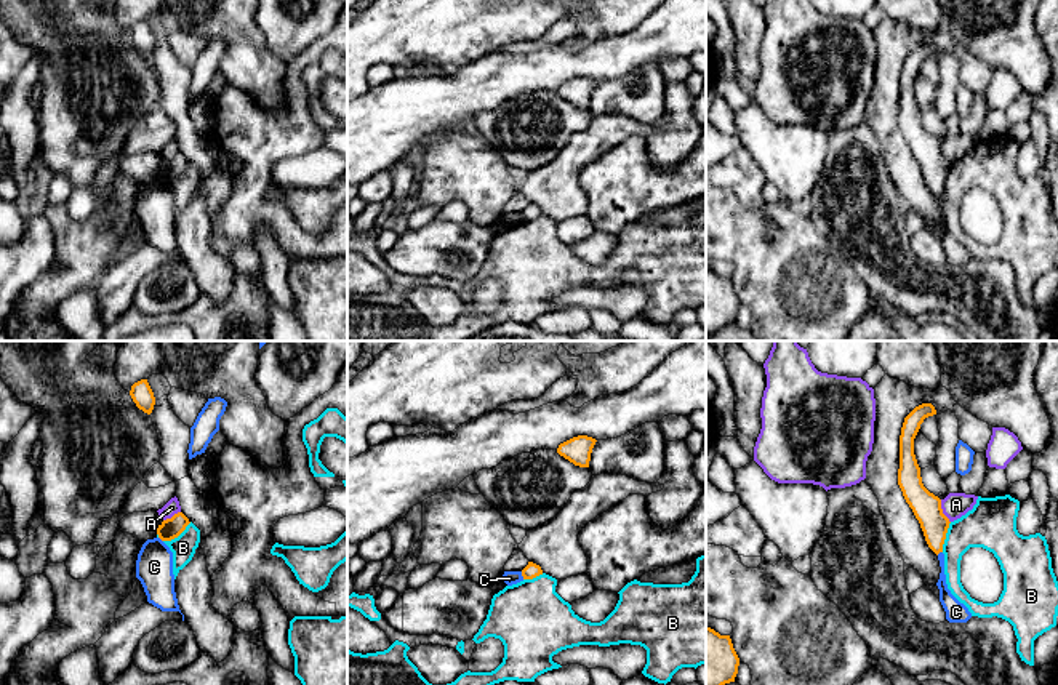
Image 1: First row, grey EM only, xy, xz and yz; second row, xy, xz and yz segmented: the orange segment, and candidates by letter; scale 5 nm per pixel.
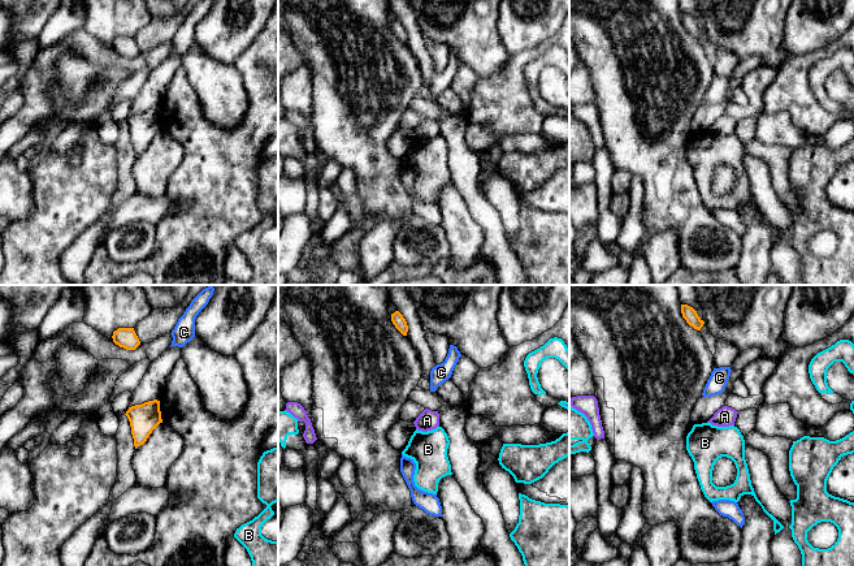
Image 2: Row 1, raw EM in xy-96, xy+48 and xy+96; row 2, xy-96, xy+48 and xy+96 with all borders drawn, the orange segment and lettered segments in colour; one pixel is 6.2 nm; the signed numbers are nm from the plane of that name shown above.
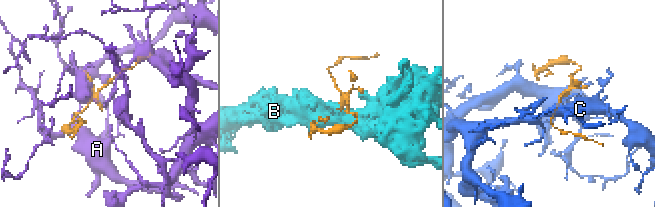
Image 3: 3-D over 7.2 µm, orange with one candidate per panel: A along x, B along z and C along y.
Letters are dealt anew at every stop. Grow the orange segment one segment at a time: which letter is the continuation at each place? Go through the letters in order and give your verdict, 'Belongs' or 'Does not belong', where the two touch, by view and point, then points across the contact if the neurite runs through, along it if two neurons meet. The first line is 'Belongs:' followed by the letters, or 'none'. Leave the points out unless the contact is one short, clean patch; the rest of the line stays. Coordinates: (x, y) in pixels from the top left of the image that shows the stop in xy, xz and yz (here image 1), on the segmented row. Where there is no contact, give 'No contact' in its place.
Belongs: none
A: Does not belong. Touches orange at yz (941, 511)
B: Does not belong. Touches orange at yz (945, 536). Boundary: yz (951, 522), (941, 551)
C: Does not belong. Touches orange at xz (522, 575). Boundary: xz (520, 572), (524, 578)

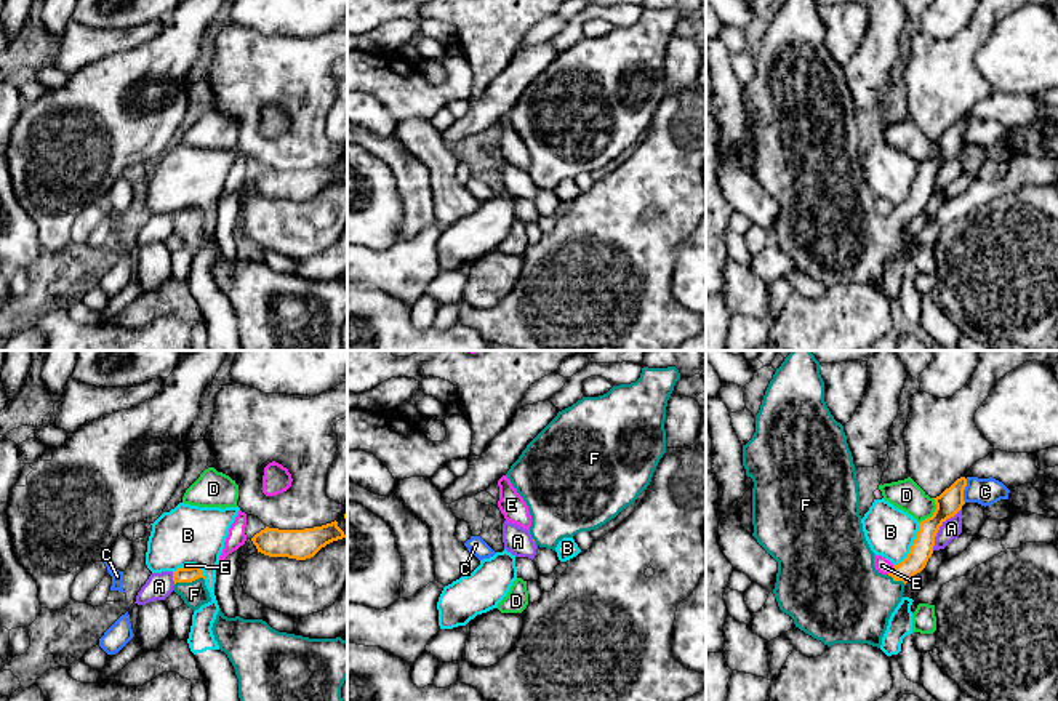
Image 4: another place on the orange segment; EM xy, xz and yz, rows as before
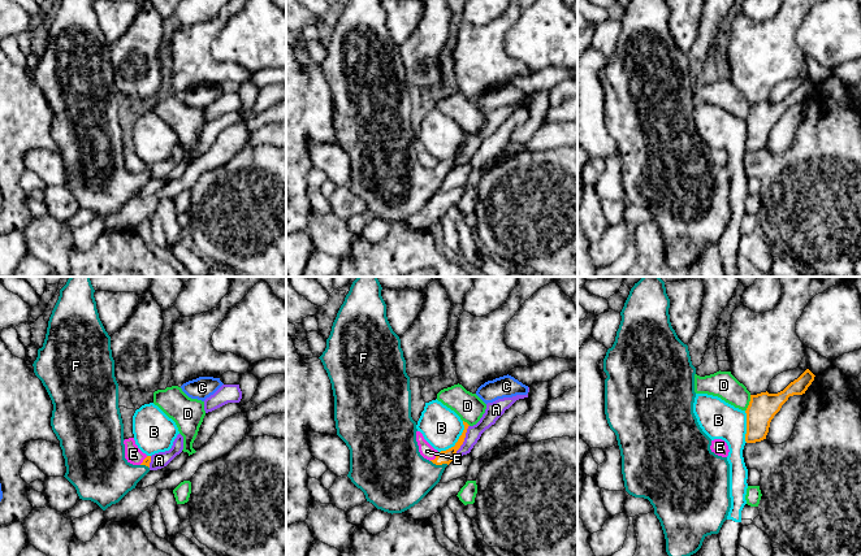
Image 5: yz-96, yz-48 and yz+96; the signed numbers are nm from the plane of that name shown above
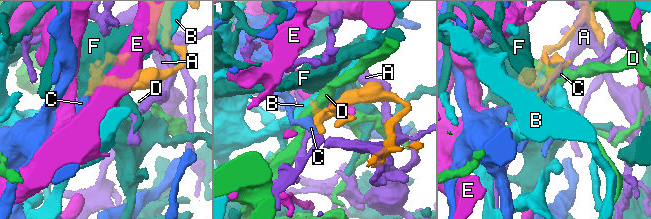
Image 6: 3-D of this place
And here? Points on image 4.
Belongs: F
A: Does not belong. Touches orange at yz (938, 528)
B: Does not belong. Touches orange at yz (911, 546). Boundary: yz (919, 522), (919, 530), (909, 552), (893, 565)
C: Does not belong. Touches orange at yz (964, 488). Boundary: yz (967, 479), (964, 501)
D: Does not belong. Touches orange at yz (933, 512). Boundary: yz (933, 498), (933, 512), (919, 522)
E: Does not belong. Touches orange at yz (892, 570)
F: Belongs. Touches orange at xy (189, 581). Path across: xy (181, 575), (189, 581), (194, 594)

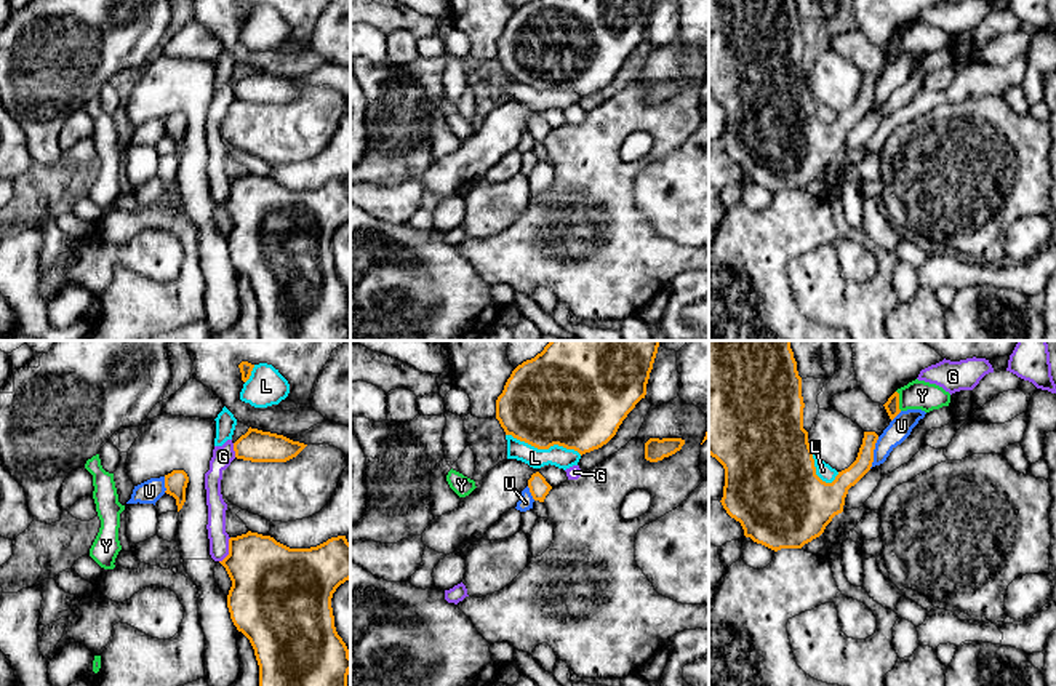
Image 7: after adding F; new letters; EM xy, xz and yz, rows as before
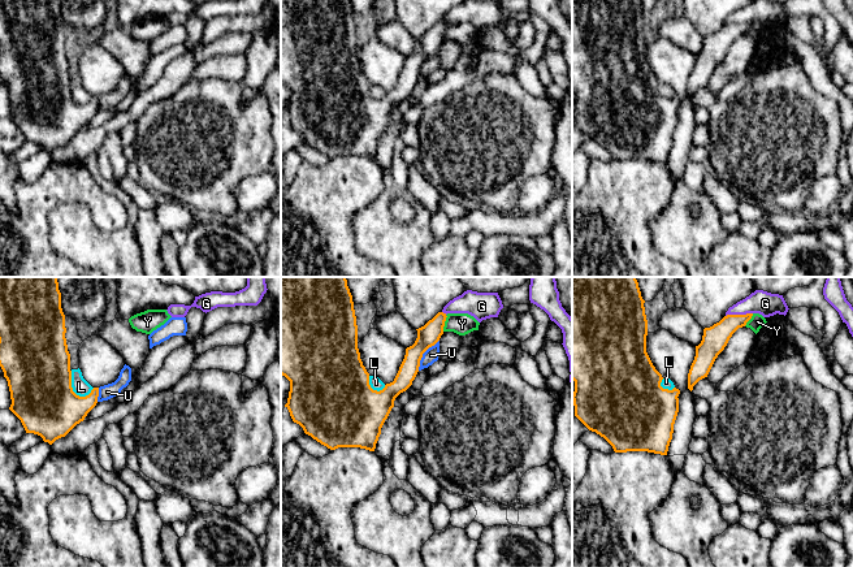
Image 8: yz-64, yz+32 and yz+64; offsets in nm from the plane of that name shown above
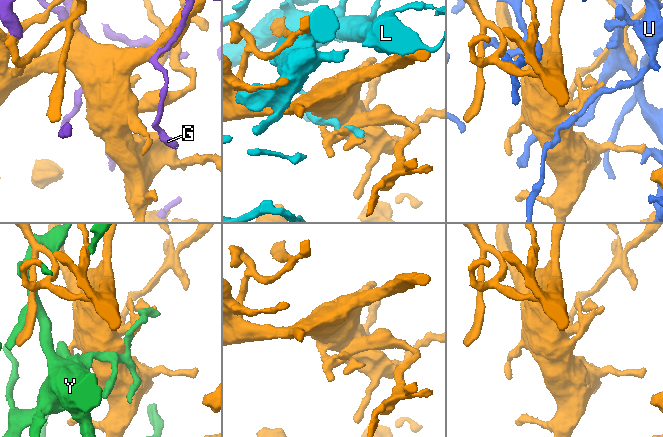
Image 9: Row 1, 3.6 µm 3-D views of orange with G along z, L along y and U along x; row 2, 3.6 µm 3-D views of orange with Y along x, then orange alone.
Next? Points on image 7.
Belongs: none
G: Does not belong. Touches orange at xy (229, 550)
L: Does not belong. Touches orange at xz (544, 448)
U: Does not belong. Touches orange at yz (872, 453)
Y: Does not belong. Touches orange at yz (898, 400)

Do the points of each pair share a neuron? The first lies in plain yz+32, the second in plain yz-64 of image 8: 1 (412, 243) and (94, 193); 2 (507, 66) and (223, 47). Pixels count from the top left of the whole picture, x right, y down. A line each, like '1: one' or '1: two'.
1: two
2: two

